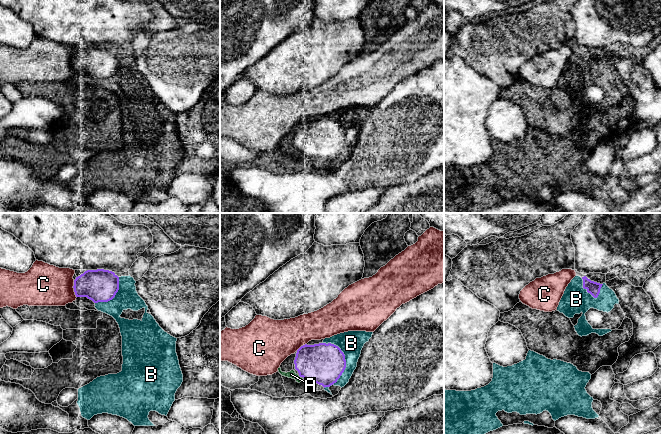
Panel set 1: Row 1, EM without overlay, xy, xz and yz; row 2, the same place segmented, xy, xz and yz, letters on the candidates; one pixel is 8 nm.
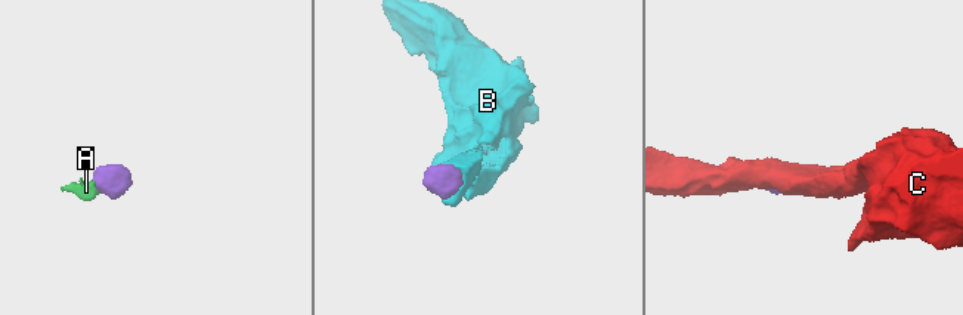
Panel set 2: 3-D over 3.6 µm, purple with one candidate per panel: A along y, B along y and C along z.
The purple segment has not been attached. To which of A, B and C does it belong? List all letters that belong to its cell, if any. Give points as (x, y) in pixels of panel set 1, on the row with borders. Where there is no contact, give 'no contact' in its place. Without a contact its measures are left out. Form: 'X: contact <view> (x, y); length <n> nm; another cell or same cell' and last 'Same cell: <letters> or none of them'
A: no contact; same cell
B: contact xz (344, 359); length 360 nm; same cell
C: contact xy (74, 289); length 150 nm; another cell
Same cell: A, B

